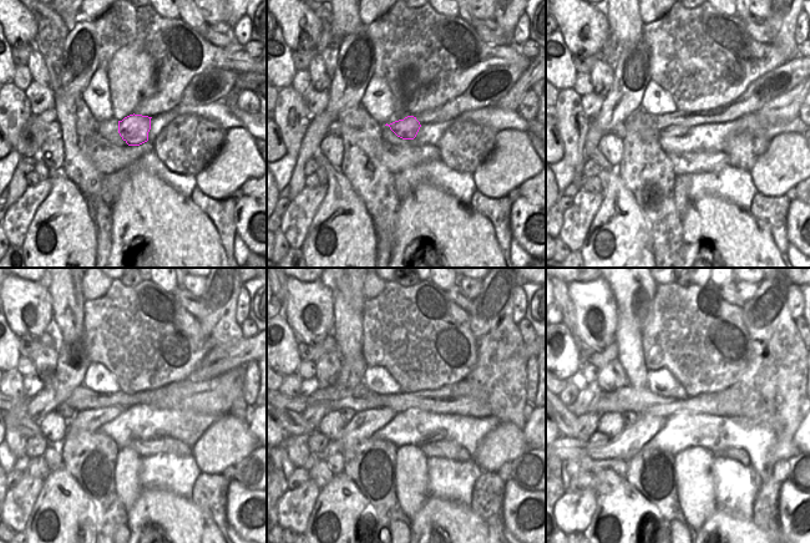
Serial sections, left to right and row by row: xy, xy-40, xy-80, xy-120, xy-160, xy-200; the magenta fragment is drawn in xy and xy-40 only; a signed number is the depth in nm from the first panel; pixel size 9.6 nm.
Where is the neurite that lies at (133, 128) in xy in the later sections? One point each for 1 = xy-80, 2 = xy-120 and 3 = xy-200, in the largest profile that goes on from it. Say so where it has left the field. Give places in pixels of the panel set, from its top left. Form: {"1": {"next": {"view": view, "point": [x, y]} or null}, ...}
{"1": {"next": {"view": "xy-80", "point": [672, 131]}}, "2": {"next": {"view": "xy-120", "point": [90, 420]}}, "3": {"next": {"view": "xy-200", "point": [632, 440]}}}

